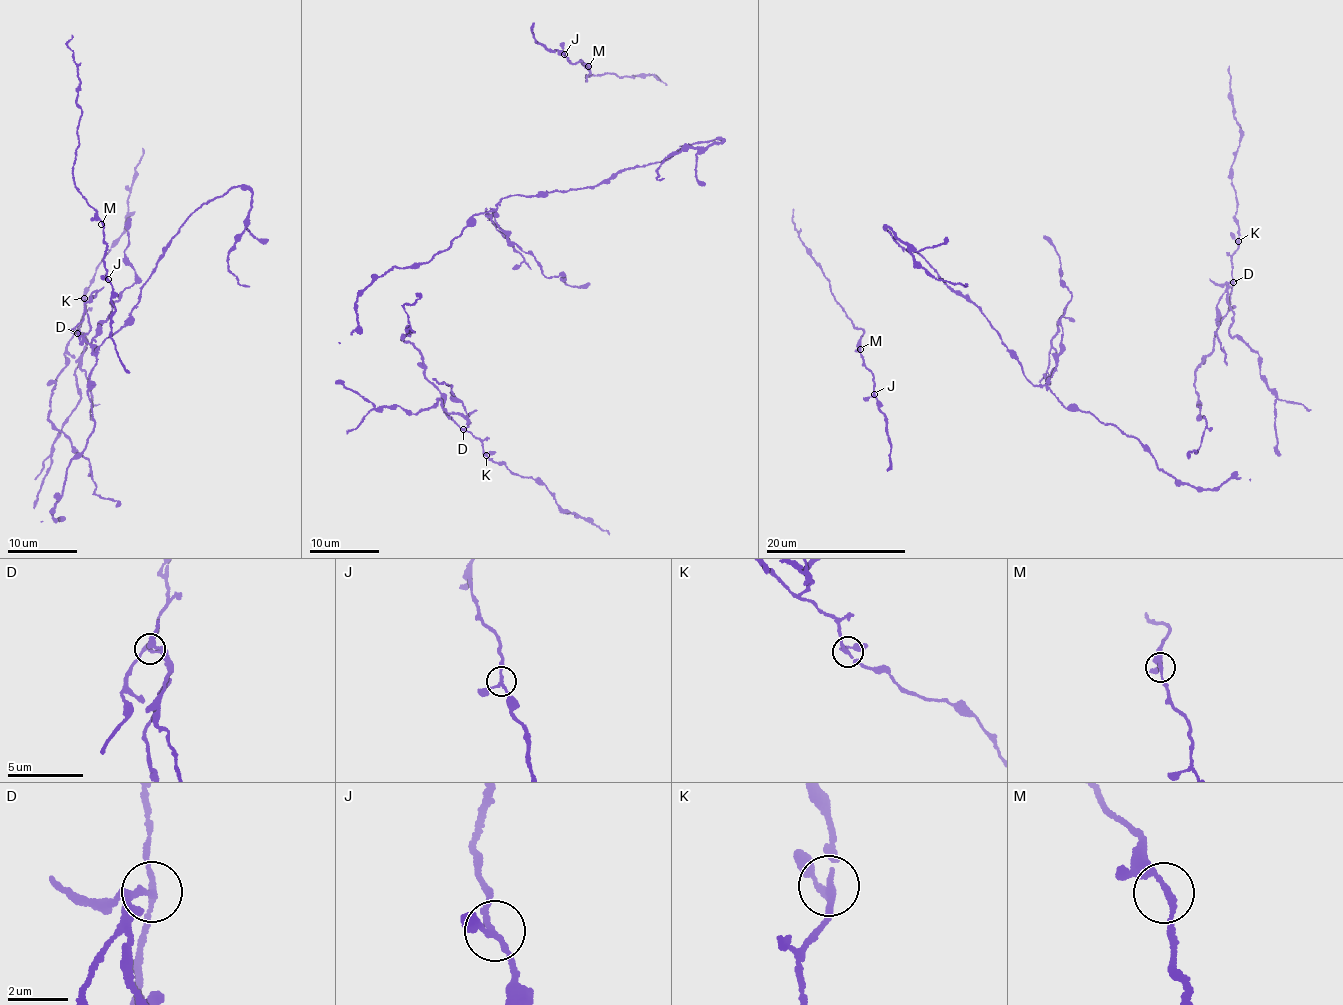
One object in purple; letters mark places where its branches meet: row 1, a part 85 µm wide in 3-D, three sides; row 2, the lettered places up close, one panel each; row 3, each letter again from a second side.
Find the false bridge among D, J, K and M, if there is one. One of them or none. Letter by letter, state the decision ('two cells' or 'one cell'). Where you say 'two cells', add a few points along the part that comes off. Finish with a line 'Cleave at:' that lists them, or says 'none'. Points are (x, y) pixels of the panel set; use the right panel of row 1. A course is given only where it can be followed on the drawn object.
D: two cells
J: one cell
K: one cell
M: one cell
Cleave at: D

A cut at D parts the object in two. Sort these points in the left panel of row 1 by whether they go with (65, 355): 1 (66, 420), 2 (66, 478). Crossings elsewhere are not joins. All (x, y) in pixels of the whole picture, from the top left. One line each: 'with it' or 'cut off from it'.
1: cut off from it
2: cut off from it

